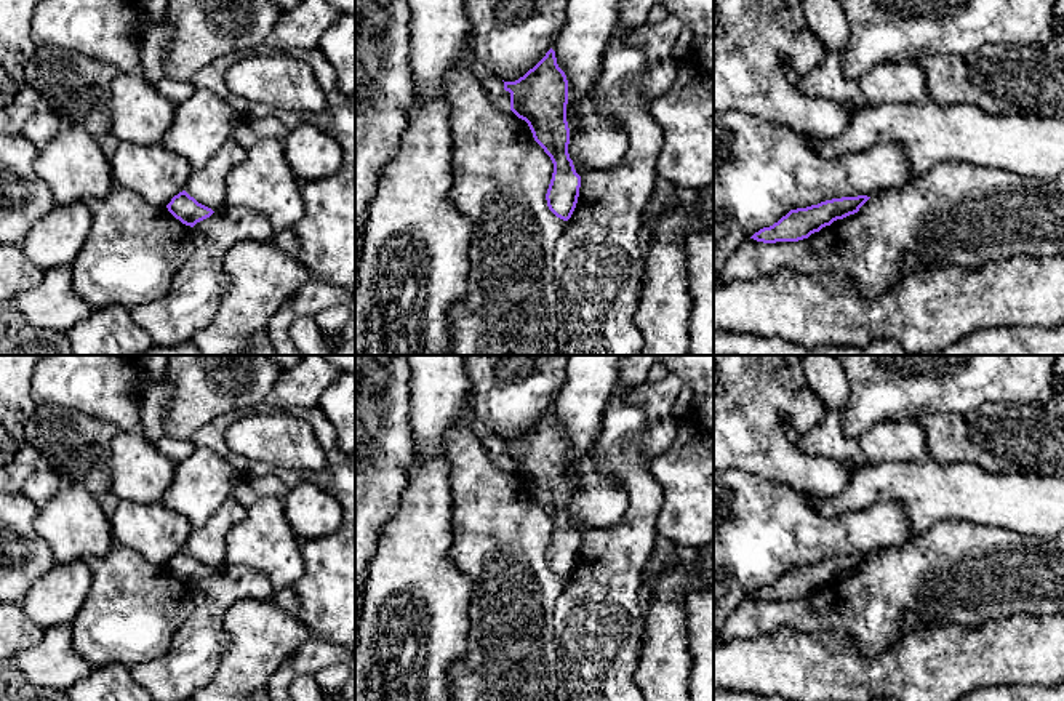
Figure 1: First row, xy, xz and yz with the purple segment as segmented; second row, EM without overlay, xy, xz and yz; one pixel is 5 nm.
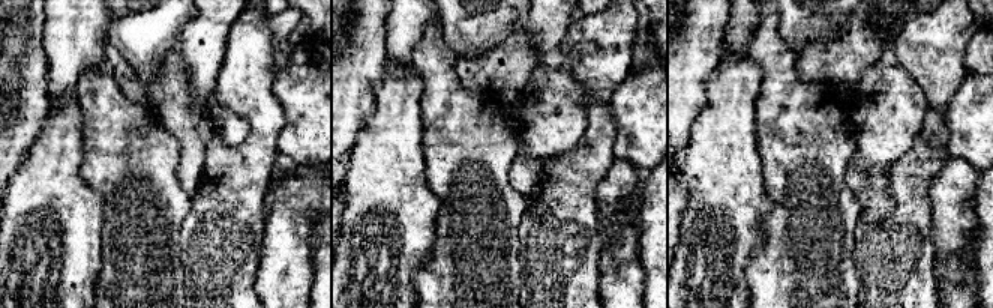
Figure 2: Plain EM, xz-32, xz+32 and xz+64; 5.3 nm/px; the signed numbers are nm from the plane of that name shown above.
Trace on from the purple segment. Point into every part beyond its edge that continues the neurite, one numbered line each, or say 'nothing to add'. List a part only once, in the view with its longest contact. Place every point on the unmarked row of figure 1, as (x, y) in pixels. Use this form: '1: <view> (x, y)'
1: xz (493, 444)

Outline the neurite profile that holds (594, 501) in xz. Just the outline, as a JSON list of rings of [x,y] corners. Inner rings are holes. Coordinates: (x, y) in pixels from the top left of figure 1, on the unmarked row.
[[[595,448],[573,463],[566,463],[566,480],[570,487],[568,512],[579,535],[589,528],[614,527],[626,514],[627,496],[600,474]]]

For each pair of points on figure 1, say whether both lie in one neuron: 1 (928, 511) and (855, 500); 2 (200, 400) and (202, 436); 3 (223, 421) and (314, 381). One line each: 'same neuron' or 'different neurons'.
1: same neuron
2: different neurons
3: different neurons

